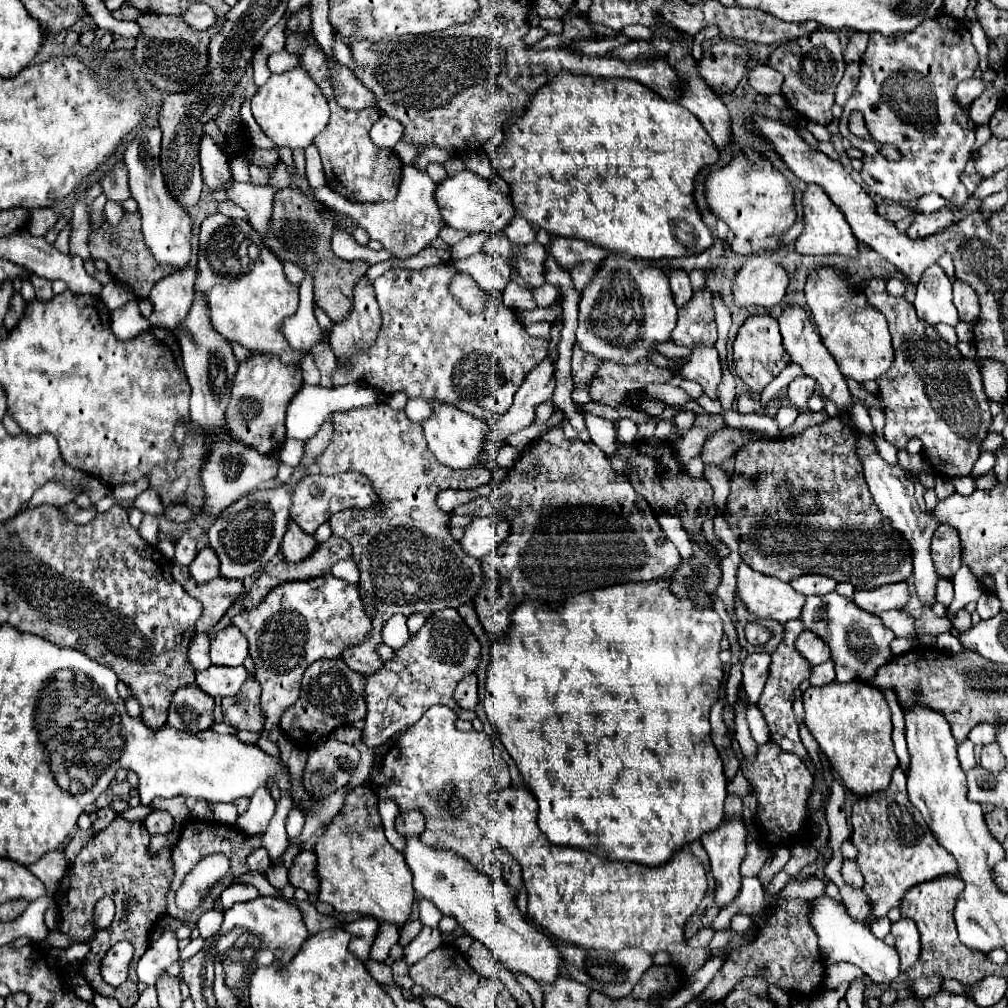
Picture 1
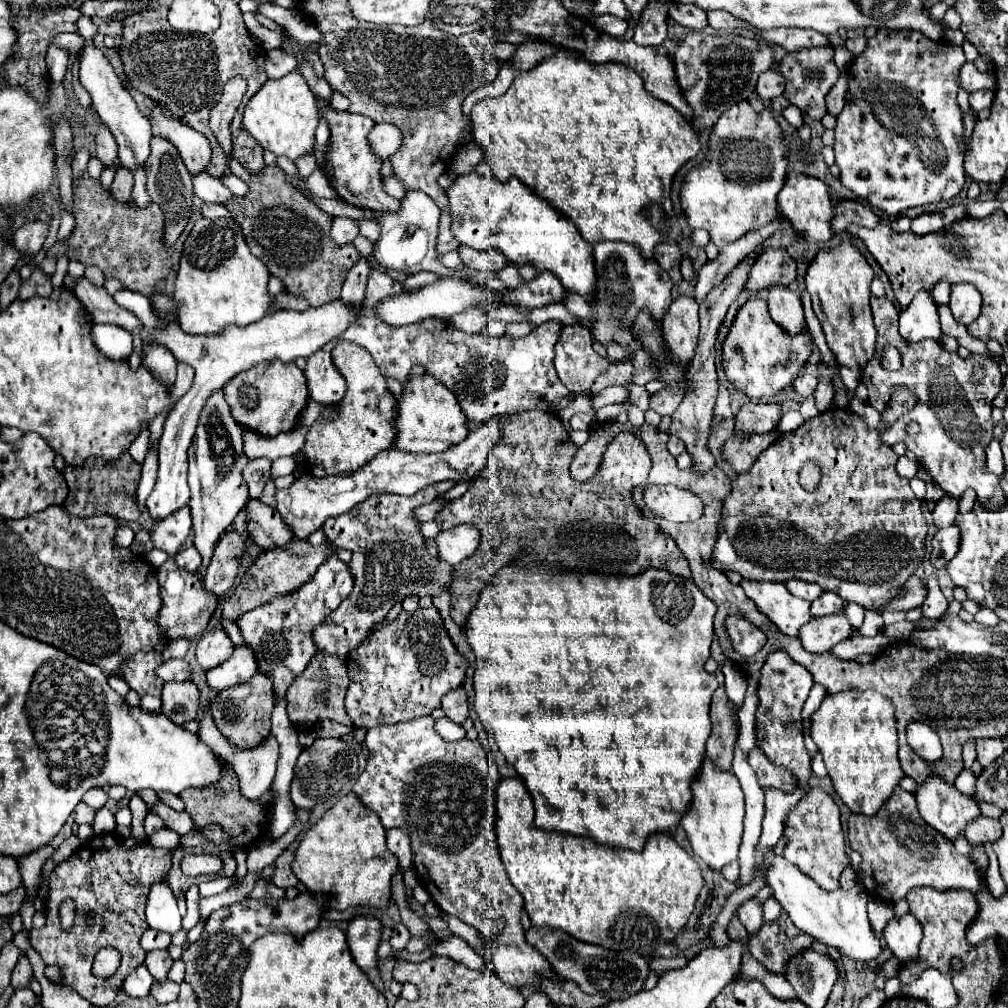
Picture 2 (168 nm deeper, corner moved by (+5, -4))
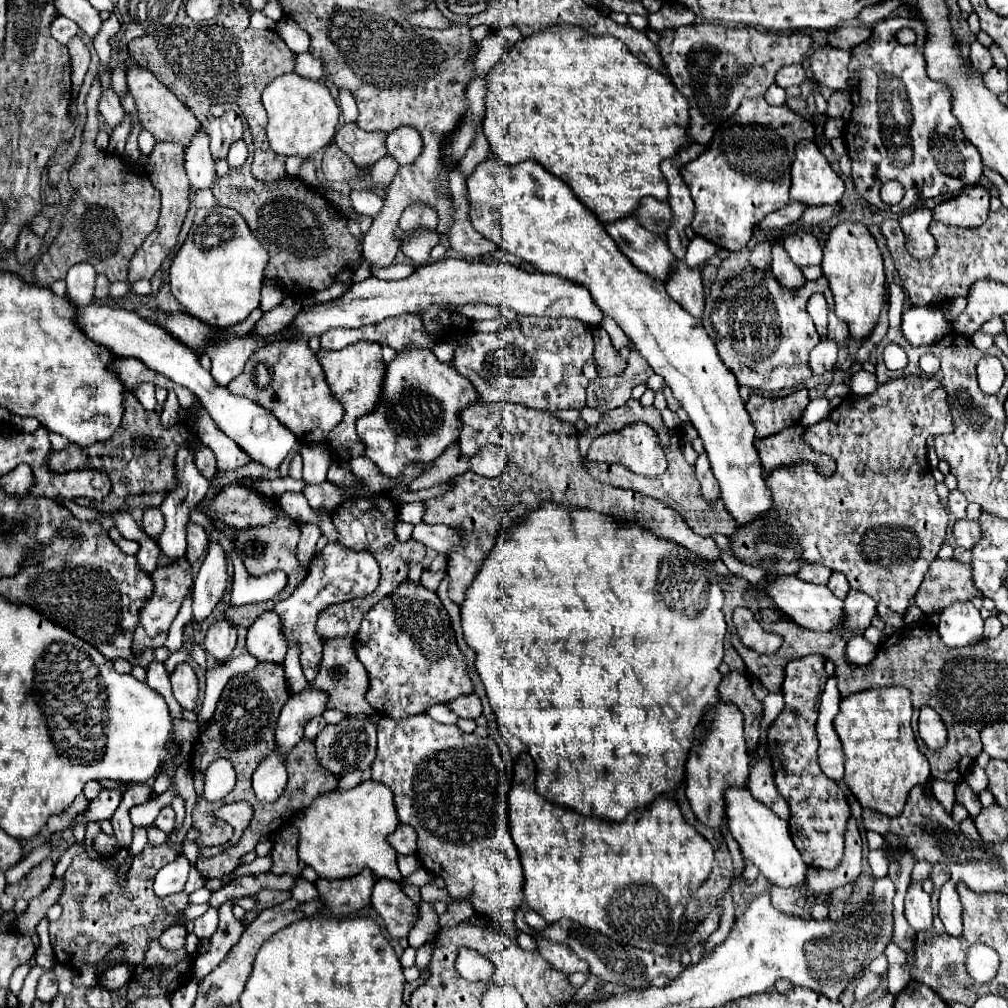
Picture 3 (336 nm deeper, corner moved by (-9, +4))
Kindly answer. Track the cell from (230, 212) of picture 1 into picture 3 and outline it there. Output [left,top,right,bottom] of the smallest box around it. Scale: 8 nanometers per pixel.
[194,189,214,207]

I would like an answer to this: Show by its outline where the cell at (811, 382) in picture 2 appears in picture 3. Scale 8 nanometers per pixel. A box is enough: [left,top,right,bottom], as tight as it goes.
[810,339,838,375]

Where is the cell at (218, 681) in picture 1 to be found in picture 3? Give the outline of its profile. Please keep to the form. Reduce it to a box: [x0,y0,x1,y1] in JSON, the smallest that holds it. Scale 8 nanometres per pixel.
[246,611,288,663]

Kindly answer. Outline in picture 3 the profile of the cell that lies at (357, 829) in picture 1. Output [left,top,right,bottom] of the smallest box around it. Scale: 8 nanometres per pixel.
[292,779,402,881]

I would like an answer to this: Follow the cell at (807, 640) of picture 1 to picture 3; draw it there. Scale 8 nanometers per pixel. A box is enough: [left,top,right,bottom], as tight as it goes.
[842,589,876,631]

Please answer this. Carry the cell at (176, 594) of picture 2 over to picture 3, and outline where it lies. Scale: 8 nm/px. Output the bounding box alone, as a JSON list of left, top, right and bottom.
[134,563,192,653]

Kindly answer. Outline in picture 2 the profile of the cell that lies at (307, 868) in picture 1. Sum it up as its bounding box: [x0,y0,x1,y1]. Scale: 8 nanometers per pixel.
[272,851,298,889]

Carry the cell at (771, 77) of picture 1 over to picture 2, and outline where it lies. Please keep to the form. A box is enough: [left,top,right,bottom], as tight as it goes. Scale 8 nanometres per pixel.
[756,71,784,101]

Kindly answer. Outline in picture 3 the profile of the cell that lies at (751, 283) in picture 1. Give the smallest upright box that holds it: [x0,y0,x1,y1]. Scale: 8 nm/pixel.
[784,229,822,267]

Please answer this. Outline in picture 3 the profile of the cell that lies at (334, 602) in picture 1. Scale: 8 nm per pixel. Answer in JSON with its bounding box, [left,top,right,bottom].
[276,543,380,683]

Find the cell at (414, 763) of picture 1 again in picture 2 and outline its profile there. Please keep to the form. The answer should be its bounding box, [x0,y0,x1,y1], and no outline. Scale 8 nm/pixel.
[354,715,564,993]

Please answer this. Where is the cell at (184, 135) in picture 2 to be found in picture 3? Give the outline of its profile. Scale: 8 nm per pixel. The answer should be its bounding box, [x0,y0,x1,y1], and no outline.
[126,67,200,143]

